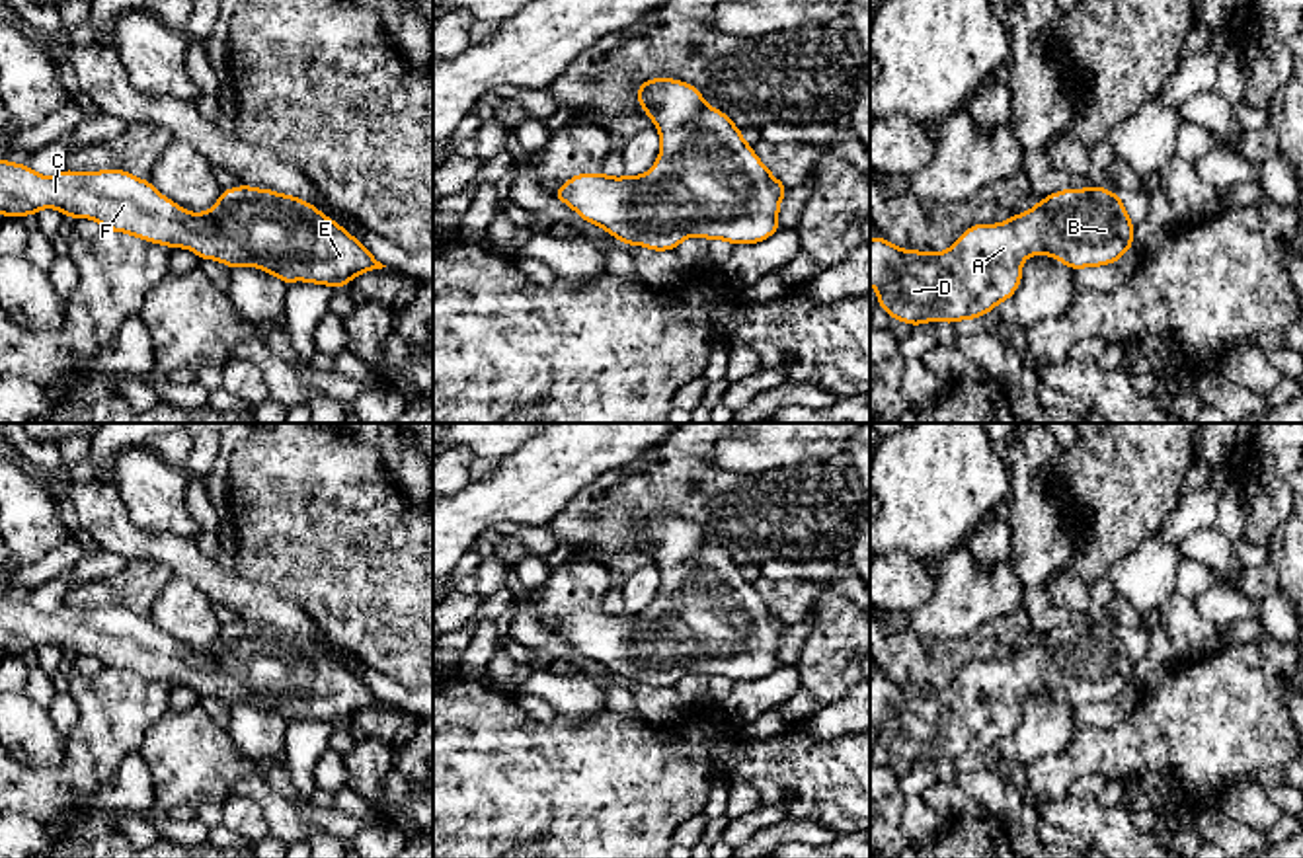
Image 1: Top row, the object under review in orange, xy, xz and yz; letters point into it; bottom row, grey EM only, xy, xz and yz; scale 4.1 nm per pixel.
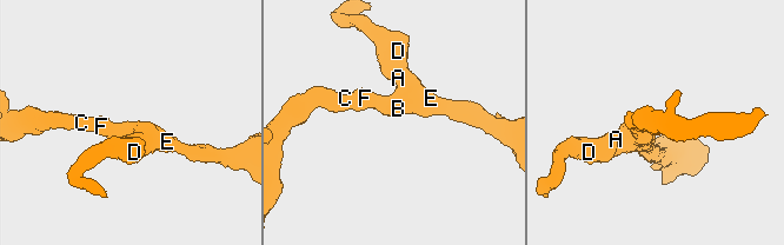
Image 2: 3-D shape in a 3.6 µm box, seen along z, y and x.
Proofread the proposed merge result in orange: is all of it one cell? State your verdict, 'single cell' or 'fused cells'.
single cell

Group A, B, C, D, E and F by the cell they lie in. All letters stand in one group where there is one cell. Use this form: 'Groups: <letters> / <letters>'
Groups: A B C D E F

